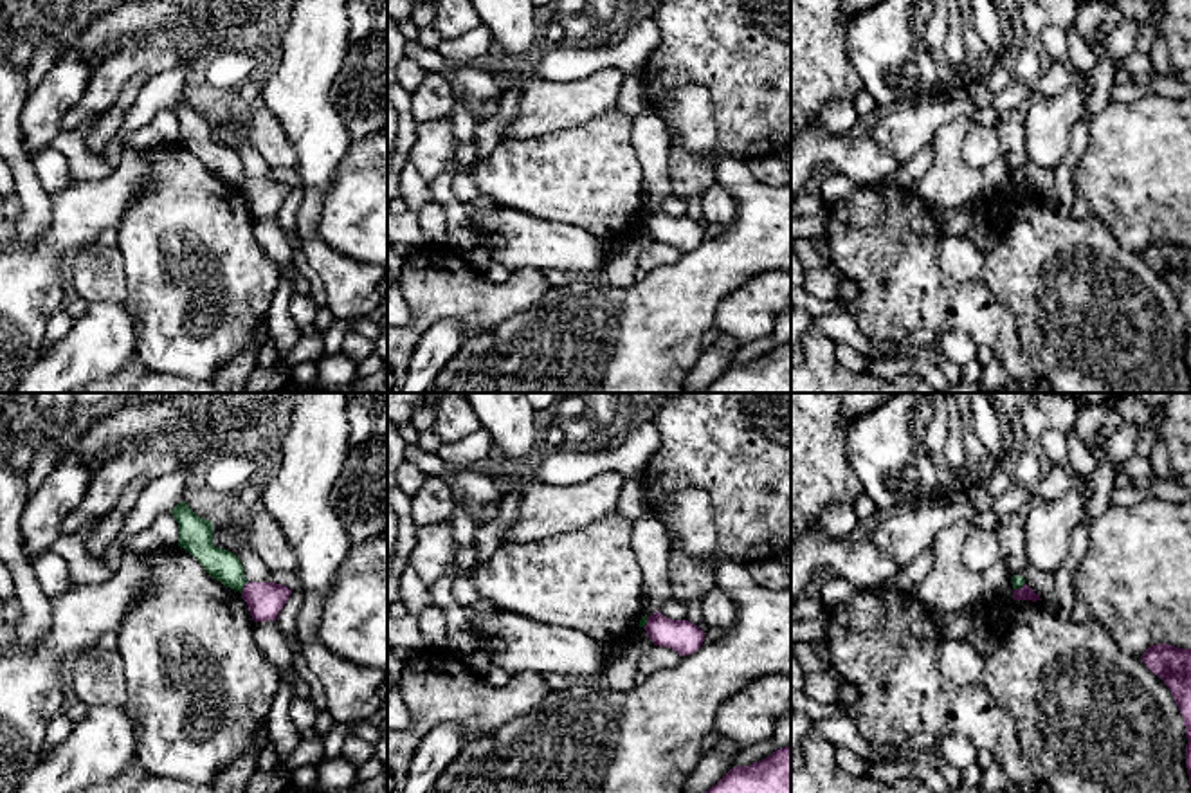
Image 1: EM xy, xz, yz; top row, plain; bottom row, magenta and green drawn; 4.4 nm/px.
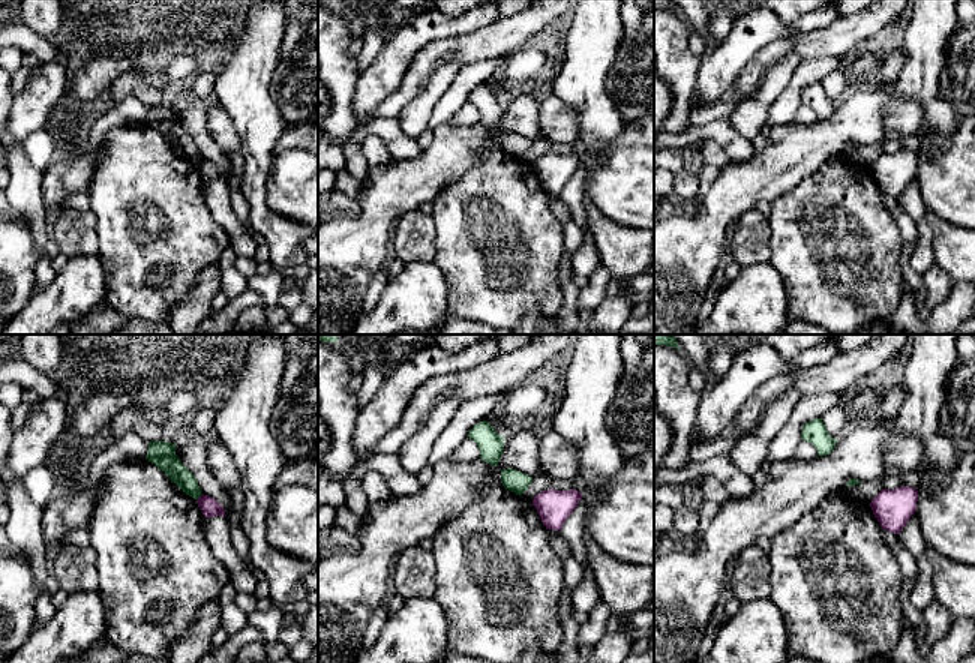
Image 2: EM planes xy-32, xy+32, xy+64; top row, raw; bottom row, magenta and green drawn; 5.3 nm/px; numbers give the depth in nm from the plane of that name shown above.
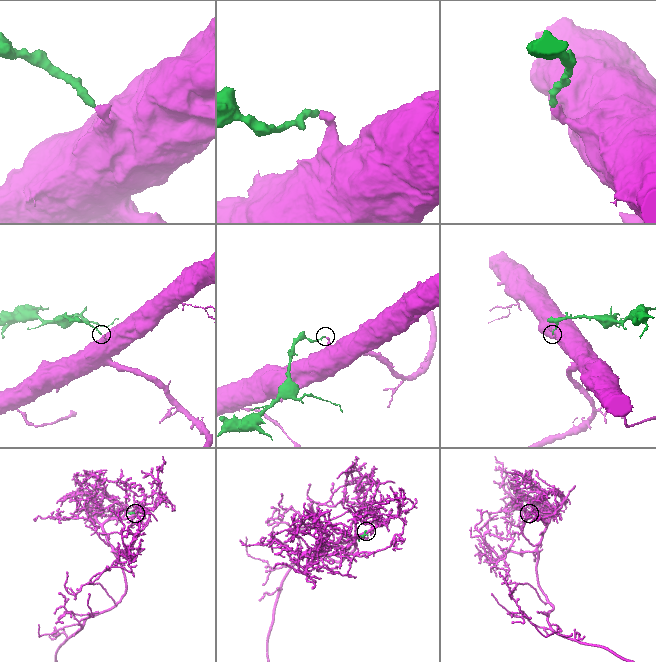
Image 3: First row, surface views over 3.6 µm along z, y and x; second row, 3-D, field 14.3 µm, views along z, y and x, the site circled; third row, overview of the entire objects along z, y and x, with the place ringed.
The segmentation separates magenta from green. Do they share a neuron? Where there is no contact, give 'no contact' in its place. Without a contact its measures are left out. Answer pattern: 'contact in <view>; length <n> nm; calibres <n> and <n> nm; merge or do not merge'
contact in xy; length 60 nm; calibres 160 and 140 nm; do not merge

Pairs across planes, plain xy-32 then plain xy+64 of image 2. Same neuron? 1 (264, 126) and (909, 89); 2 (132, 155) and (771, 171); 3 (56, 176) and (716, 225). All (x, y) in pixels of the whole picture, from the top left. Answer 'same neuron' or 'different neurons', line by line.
1: same neuron
2: different neurons
3: same neuron

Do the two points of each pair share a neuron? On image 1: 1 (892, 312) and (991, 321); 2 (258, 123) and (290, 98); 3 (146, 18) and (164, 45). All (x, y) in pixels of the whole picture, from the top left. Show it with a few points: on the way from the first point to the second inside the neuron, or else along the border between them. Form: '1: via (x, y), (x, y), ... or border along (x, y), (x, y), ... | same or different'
1: via (918, 310), (939, 310), (946, 318), (966, 318) | same
2: border along (260, 103), (278, 119), (294, 148) | different
3: border along (141, 33), (134, 36) | different

